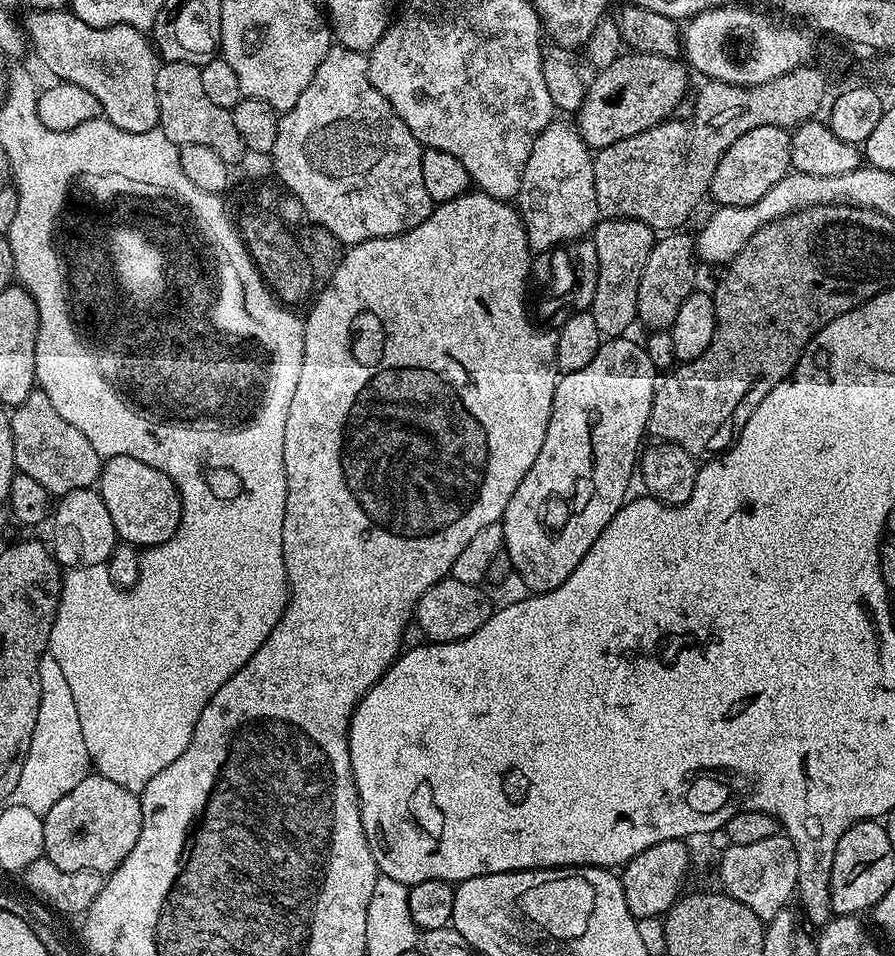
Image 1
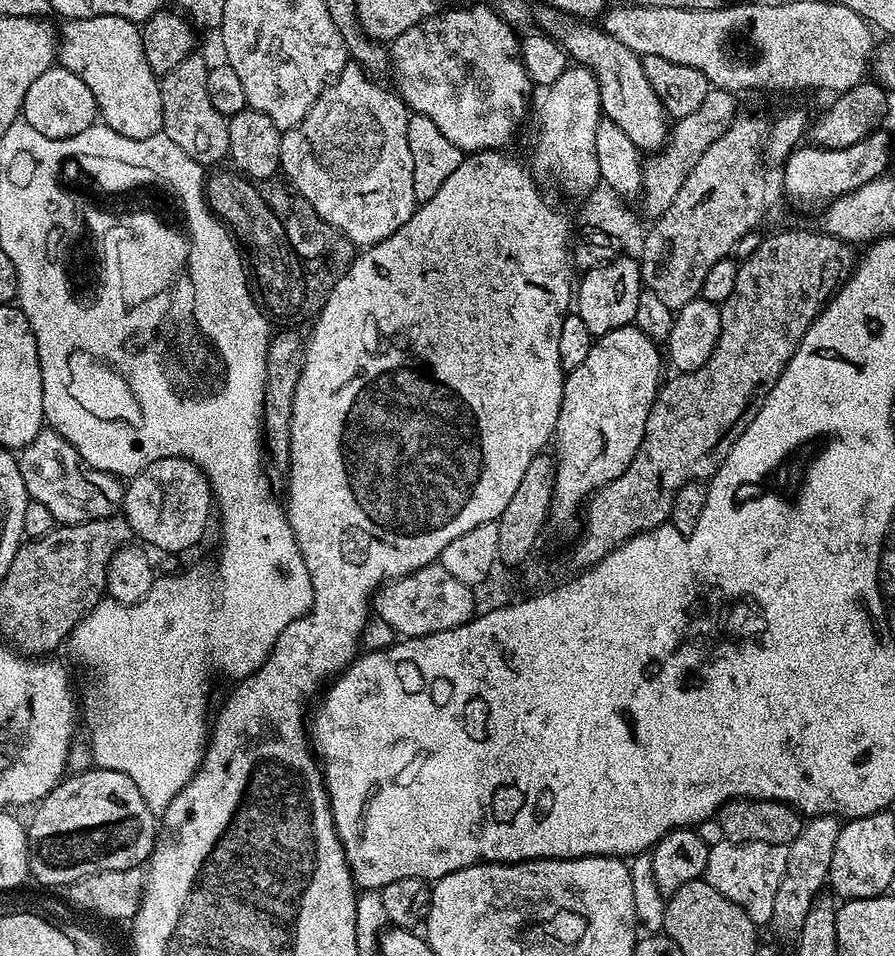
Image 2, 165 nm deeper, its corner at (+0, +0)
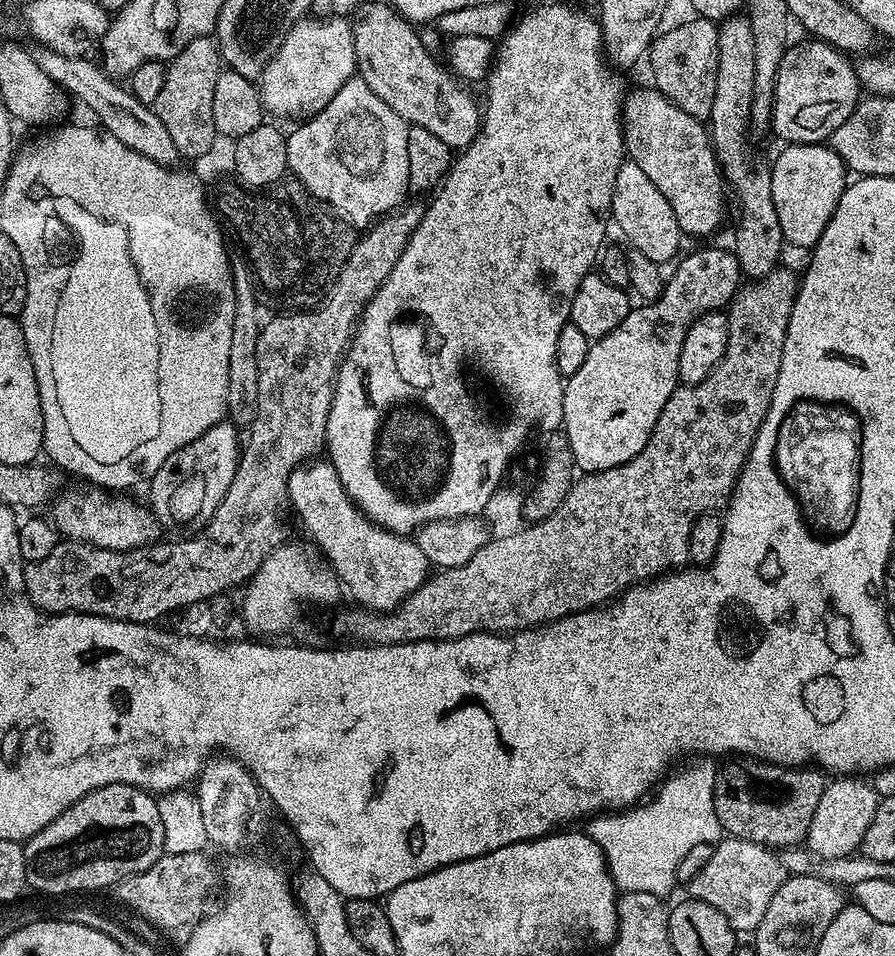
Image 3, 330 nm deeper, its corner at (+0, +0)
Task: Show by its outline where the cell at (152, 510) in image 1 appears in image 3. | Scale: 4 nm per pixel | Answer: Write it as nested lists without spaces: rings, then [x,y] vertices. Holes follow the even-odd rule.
[[[221,422],[206,430],[206,434],[202,434],[182,450],[170,454],[170,458],[166,458],[166,462],[162,462],[162,466],[158,466],[158,470],[147,481],[147,503],[161,525],[207,524],[234,482],[241,451],[242,436],[236,425]]]

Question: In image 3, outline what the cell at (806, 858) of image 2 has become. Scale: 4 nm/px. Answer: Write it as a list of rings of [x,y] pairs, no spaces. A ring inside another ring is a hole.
[[[837,775],[825,783],[822,798],[814,809],[813,820],[810,821],[806,841],[806,847],[813,856],[829,860],[853,855],[859,849],[866,829],[870,826],[870,818],[874,818],[878,799],[878,792],[864,780],[867,779],[857,778],[855,775]]]

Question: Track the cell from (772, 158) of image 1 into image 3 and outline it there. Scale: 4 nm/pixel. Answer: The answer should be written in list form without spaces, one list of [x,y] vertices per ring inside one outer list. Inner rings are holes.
[[[804,38],[801,44],[793,43],[782,58],[776,75],[776,94],[772,99],[771,131],[776,131],[782,141],[788,144],[823,144],[854,114],[862,99],[860,79],[856,76],[856,64],[839,48],[834,48],[823,40]]]

